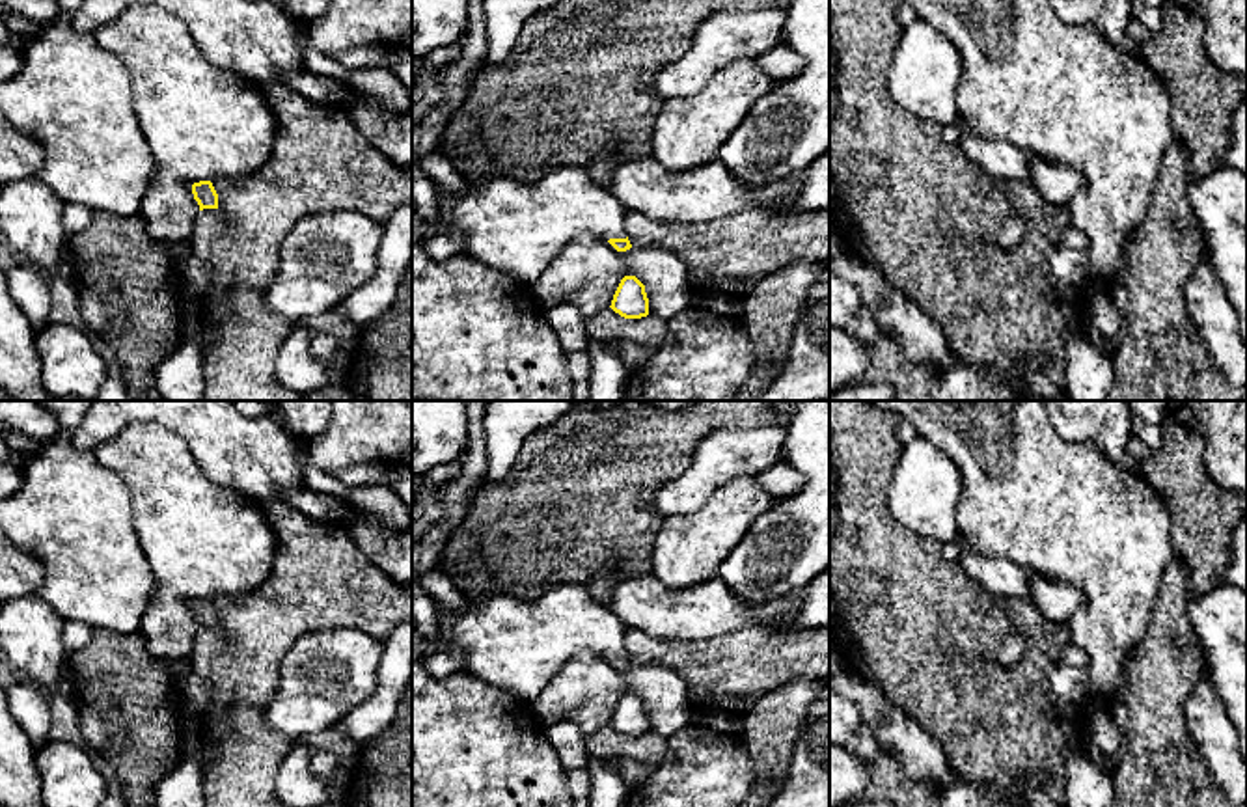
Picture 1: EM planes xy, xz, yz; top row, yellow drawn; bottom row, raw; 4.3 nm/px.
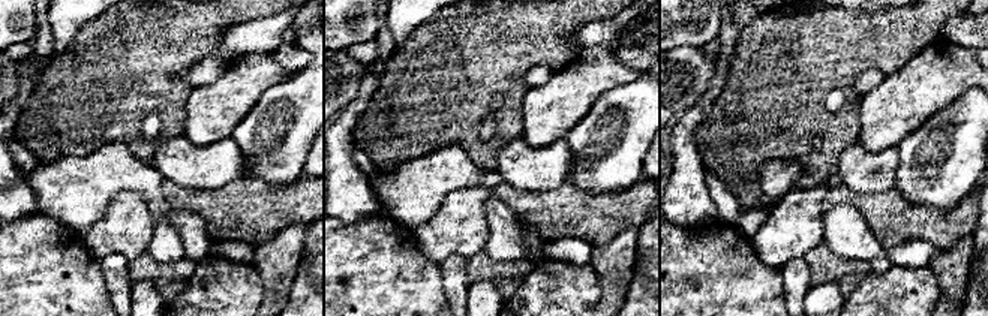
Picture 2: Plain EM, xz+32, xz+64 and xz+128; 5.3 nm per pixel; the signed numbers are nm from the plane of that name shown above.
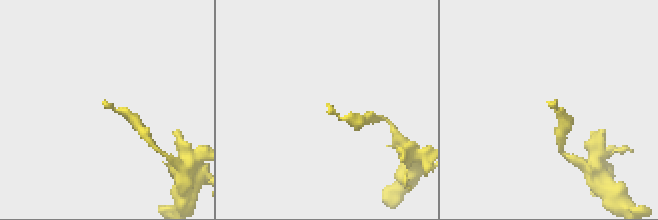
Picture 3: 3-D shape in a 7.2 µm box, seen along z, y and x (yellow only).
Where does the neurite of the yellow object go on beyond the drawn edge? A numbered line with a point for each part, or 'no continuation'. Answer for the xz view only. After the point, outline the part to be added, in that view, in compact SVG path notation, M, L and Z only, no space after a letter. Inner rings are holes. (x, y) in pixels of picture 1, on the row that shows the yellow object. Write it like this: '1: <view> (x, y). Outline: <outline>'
1: xz (519, 228). Outline: M563 166L533 183L505 177L483 183L468 181L468 186L459 194L440 188L438 198L440 209L434 220L423 220L418 212L412 214L414 239L457 229L464 237L464 255L528 285L580 233L595 233L606 240L626 239L628 209L608 186L598 185L578 166Z

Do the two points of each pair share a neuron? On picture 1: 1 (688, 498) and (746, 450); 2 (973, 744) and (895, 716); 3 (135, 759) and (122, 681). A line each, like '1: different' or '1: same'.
1: same
2: different
3: same

